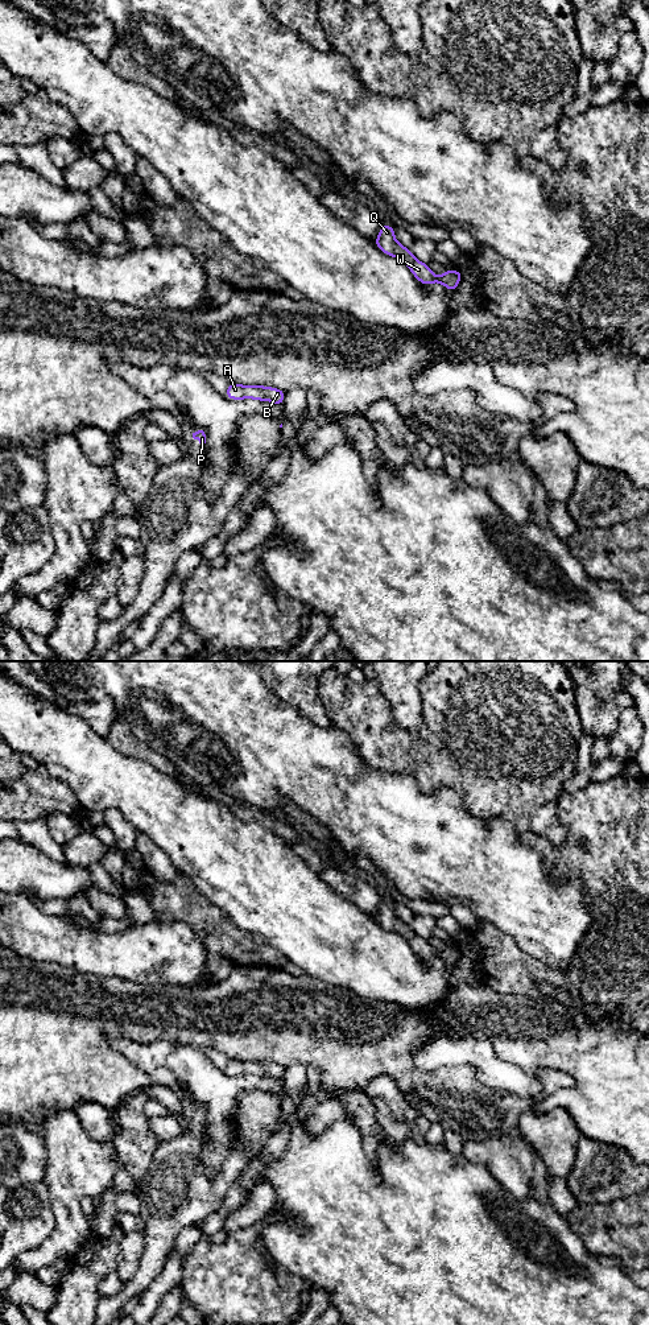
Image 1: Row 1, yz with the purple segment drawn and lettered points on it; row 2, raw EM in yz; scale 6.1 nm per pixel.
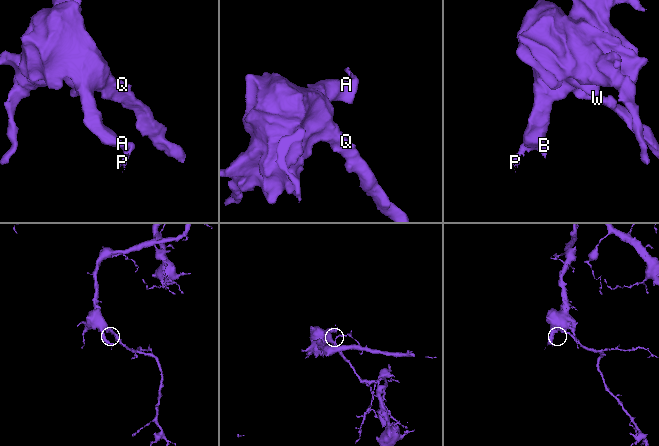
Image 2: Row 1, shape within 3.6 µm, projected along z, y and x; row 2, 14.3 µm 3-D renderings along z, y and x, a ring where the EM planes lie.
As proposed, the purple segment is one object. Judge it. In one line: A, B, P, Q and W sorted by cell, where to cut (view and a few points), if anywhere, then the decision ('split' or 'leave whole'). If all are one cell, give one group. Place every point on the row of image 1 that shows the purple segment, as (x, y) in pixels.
A B P Q W; no cut; leave whole

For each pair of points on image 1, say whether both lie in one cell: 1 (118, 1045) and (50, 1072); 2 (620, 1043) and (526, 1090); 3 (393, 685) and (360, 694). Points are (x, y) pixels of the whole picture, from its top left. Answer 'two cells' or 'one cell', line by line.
1: two cells
2: two cells
3: two cells

